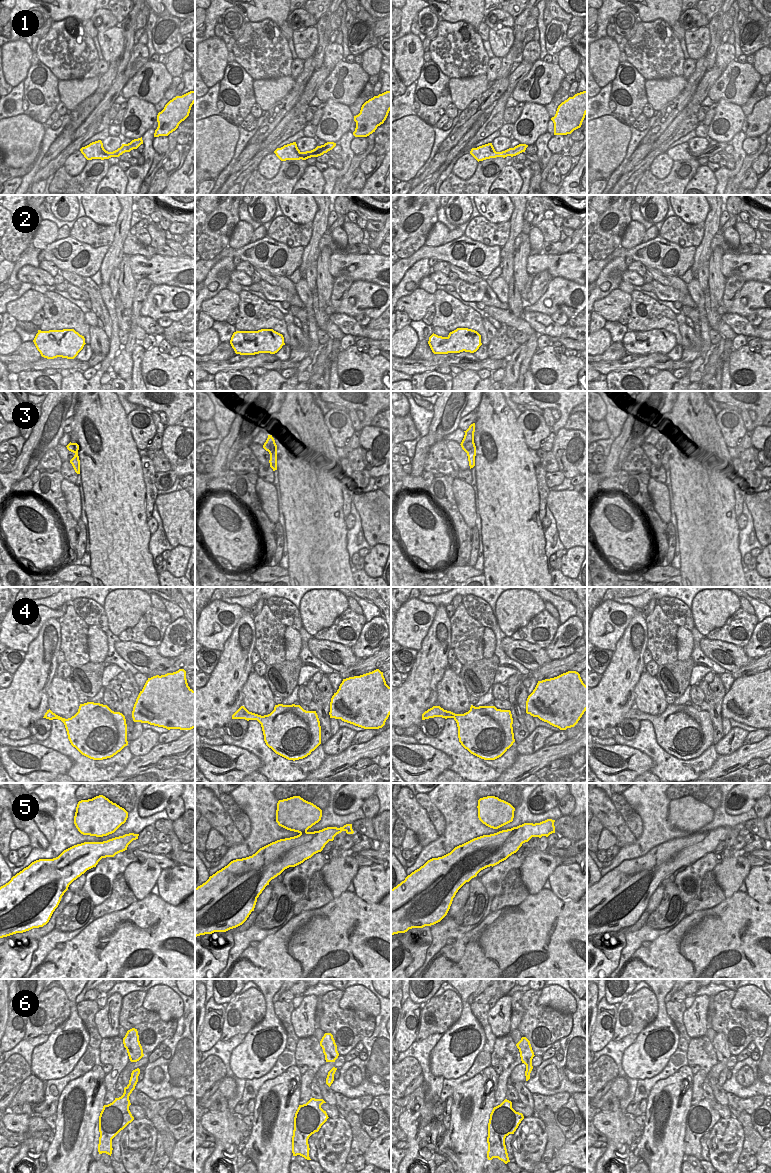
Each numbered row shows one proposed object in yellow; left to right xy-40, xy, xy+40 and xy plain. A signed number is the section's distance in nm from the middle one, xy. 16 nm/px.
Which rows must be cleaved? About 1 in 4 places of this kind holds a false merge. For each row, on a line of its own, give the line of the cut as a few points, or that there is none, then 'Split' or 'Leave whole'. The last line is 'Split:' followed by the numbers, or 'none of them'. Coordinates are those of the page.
1: No split. Leave whole
2: No split. Leave whole
3: No split. Leave whole
4: Split along xy+40 (462, 714), (459, 714), (454, 719). Split
5: No split. Leave whole
6: No split. Leave whole
Split: 4

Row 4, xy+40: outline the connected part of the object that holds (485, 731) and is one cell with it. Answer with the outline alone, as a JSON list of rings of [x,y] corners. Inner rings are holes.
[[[471,705],[468,712],[454,720],[461,745],[481,759],[495,760],[515,742],[510,710]]]

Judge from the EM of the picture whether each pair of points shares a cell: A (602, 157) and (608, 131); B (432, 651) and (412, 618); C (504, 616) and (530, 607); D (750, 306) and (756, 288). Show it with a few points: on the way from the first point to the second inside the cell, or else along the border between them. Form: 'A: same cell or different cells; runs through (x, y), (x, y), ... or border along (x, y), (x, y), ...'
A: same cell; runs through (602, 151), (602, 143), (606, 137)
B: different cells; border along (434, 616), (418, 651)
C: same cell; runs through (510, 613), (516, 607), (524, 607)
D: same cell; runs through (750, 302), (756, 296), (756, 292)

